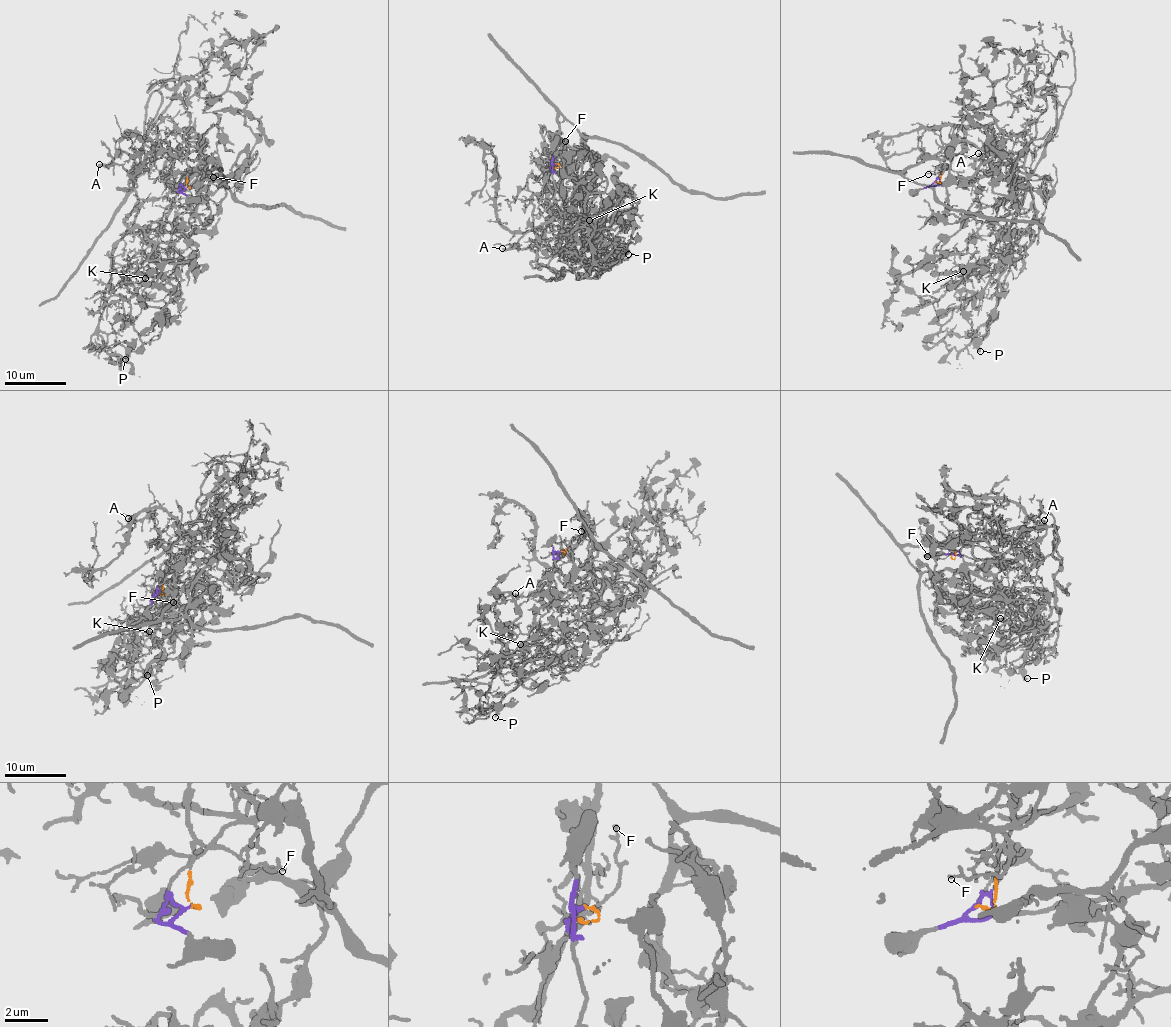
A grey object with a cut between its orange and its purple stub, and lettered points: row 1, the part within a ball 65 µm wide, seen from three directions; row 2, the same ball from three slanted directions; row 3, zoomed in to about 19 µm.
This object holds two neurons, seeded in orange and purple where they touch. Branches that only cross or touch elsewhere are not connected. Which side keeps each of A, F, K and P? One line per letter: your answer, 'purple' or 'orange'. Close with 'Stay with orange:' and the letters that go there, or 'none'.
A: orange
F: orange
K: purple
P: purple
Stay with orange: A, F

